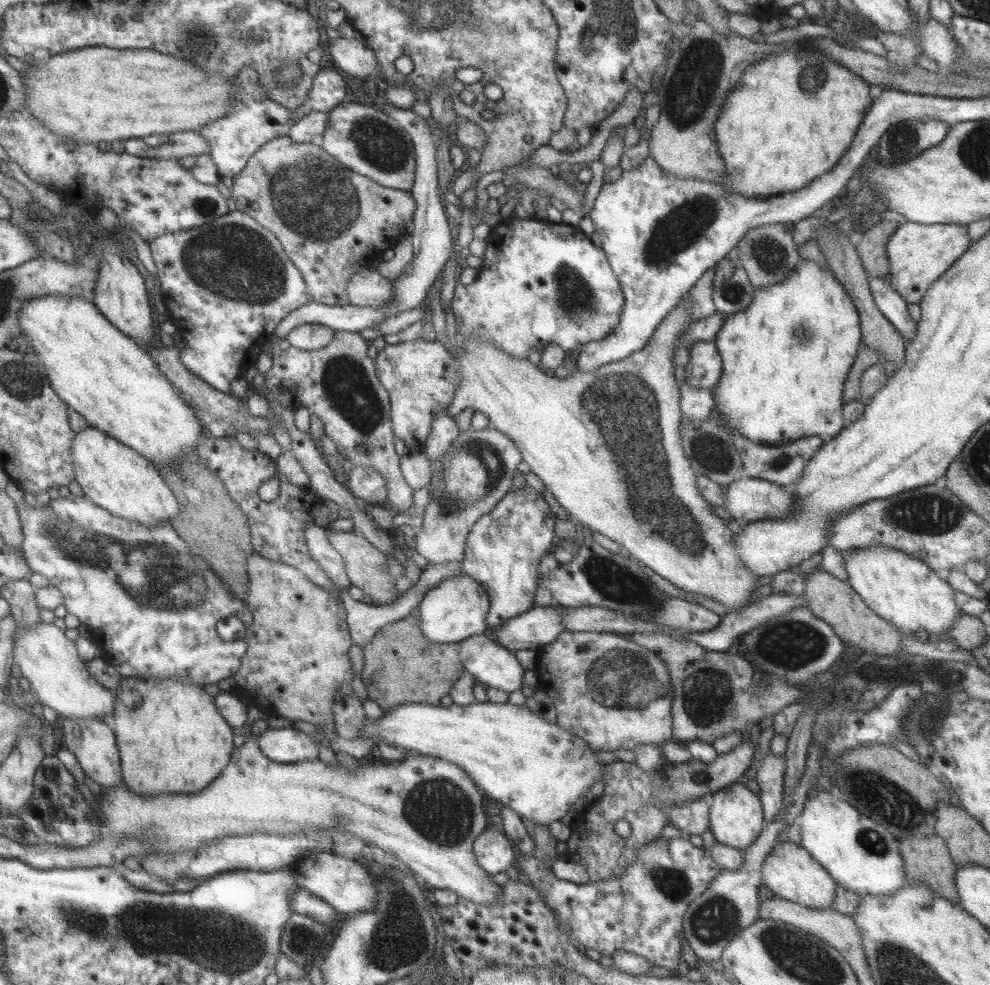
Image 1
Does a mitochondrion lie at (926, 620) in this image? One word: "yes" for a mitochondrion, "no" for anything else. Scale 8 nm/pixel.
no

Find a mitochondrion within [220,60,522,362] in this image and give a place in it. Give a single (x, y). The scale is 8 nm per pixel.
(309, 196)

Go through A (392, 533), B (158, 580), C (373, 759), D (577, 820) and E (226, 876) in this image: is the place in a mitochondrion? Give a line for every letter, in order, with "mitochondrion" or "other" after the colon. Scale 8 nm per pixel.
A: other
B: mitochondrion
C: other
D: other
E: other

